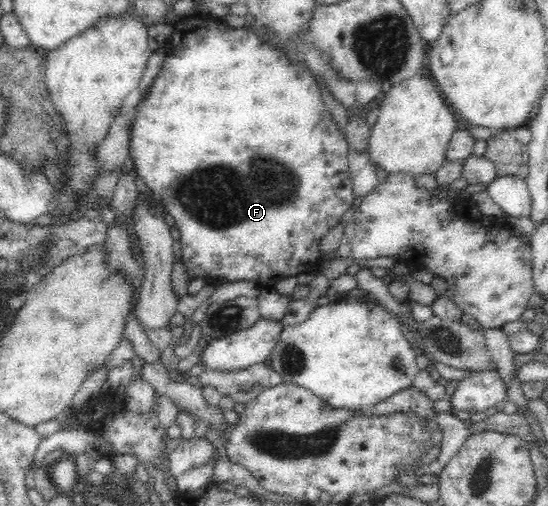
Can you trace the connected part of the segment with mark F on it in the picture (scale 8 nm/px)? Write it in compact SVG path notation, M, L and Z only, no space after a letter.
M210 17L205 22L204 26L185 32L174 30L168 39L167 53L160 71L146 93L140 94L128 134L129 156L134 172L142 188L147 188L150 195L158 198L163 210L174 219L174 226L181 233L181 261L189 278L221 278L229 282L252 280L265 284L269 279L277 281L290 277L294 280L297 275L307 273L308 268L314 269L318 261L322 261L319 252L322 238L340 224L345 212L353 208L355 195L348 168L349 142L322 103L314 74L304 62L291 64L286 52L262 42L257 34L245 27L236 28Z

